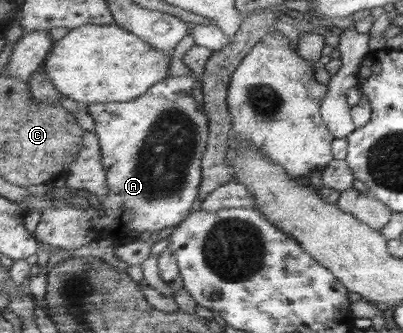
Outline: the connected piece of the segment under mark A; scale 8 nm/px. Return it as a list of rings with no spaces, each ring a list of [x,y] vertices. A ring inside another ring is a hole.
[[[191,72],[191,75],[168,77],[147,91],[147,96],[135,100],[91,104],[89,113],[96,122],[103,166],[109,182],[109,195],[99,198],[94,205],[87,205],[87,210],[69,206],[59,200],[47,206],[34,232],[37,240],[53,247],[75,249],[87,246],[93,240],[112,238],[118,247],[124,238],[133,243],[139,241],[139,234],[155,234],[167,227],[176,228],[180,225],[189,216],[198,199],[203,178],[202,160],[210,144],[209,117],[205,106],[201,108],[193,98],[197,82],[199,78]]]

